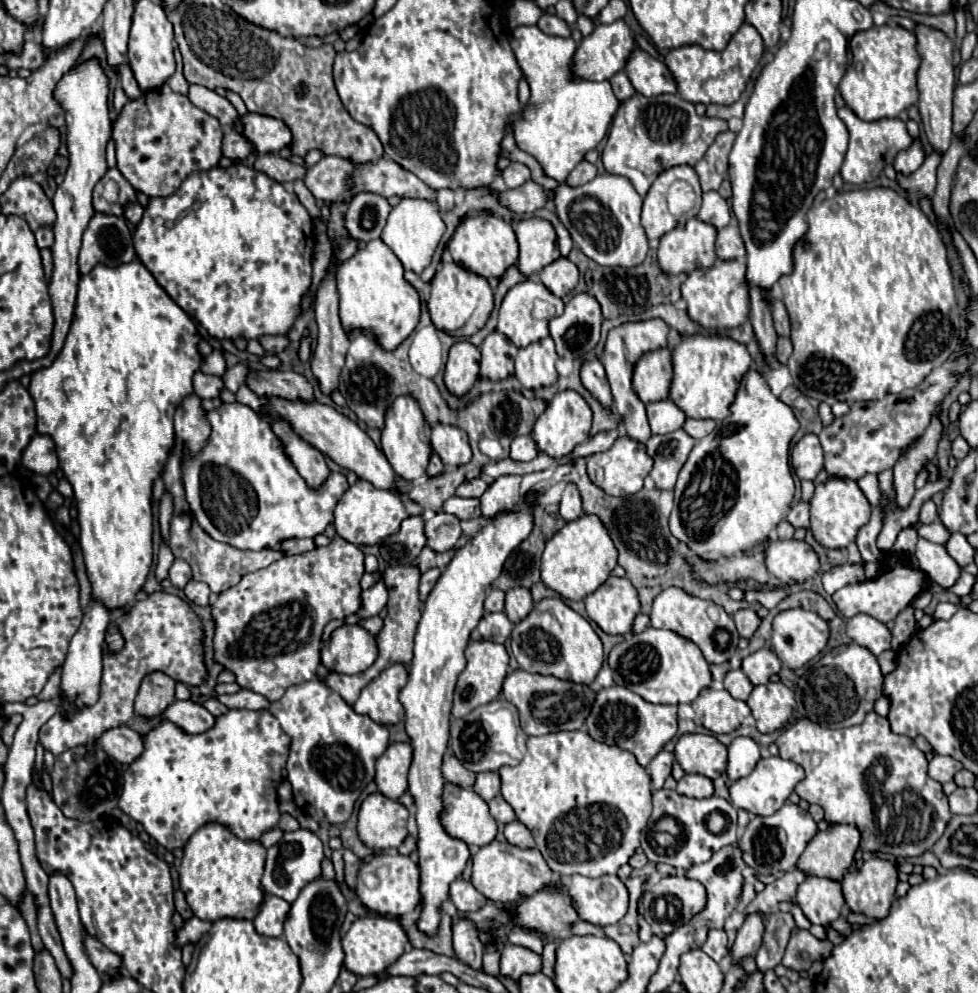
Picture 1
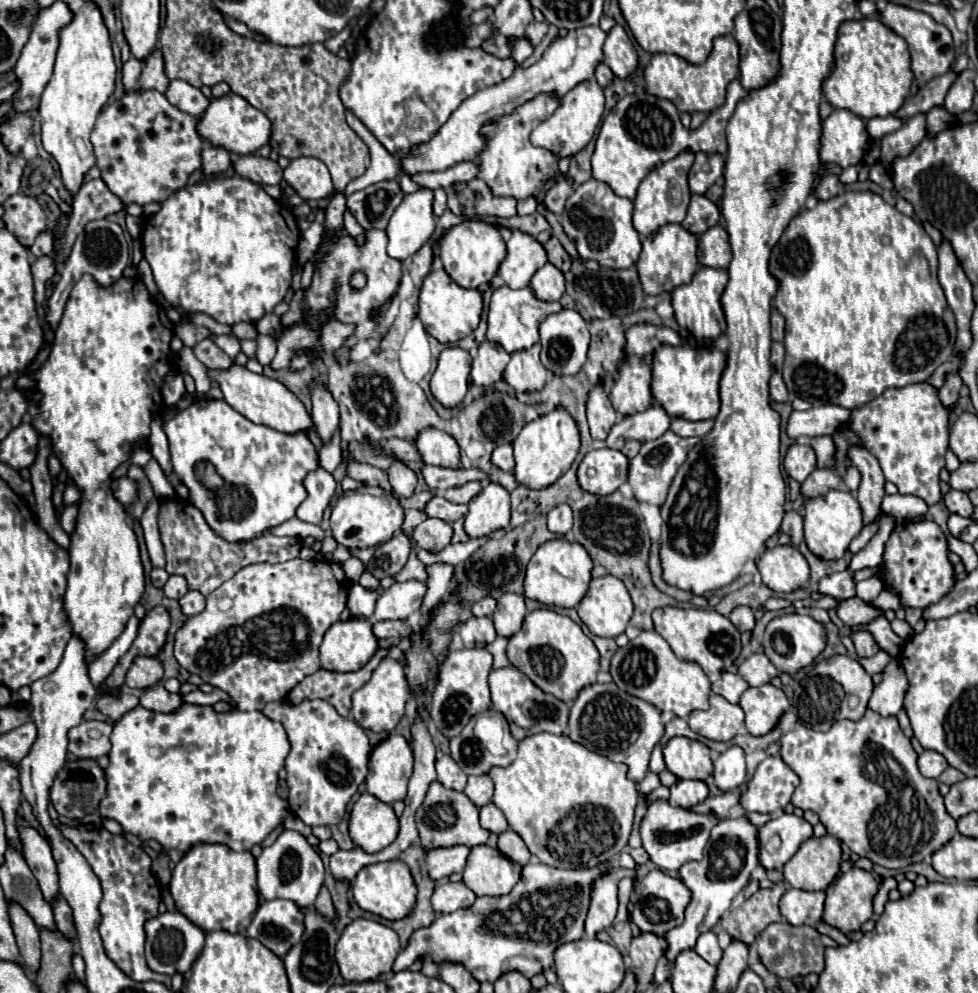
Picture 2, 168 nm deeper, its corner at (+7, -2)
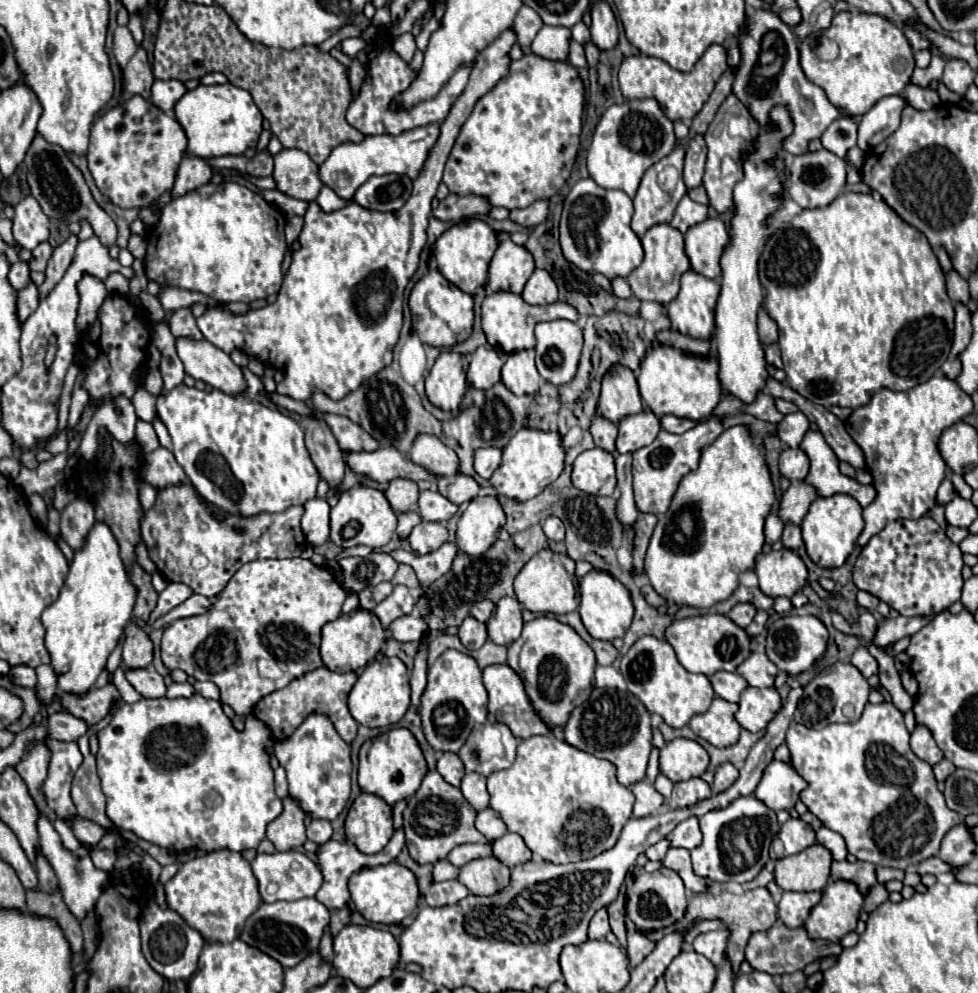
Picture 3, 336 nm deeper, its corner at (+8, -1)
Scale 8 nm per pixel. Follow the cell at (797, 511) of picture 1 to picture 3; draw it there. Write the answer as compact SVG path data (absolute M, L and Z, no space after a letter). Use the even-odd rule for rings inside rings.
M785 525L783 529L783 537L781 537L783 545L791 551L797 551L801 545L803 545L803 539L801 539L801 529L797 525Z

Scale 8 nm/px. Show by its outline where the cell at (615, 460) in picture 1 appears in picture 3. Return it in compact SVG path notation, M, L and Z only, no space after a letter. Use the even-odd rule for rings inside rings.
M599 447L583 451L573 463L571 481L589 495L611 495L617 485L615 457Z

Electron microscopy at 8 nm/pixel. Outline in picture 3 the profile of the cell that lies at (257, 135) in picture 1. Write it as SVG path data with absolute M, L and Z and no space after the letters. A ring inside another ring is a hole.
M231 83L225 85L199 85L193 91L187 91L175 103L175 119L187 135L187 153L211 159L223 155L241 155L245 149L255 147L261 135L261 111L253 103L251 95Z

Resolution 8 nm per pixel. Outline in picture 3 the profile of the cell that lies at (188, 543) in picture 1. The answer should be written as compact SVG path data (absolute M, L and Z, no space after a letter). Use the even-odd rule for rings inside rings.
M181 483L181 485L169 485L159 489L155 505L145 513L145 519L141 523L141 537L143 543L147 545L151 561L157 565L157 571L167 579L167 581L179 581L185 583L193 589L193 593L205 595L209 599L215 599L227 581L233 577L233 573L255 559L285 559L285 557L299 557L301 551L305 549L305 535L301 531L301 515L303 515L303 505L289 507L283 513L263 513L255 517L241 517L241 515L229 515L225 513L223 519L219 519L221 511L215 505L209 505L193 487L191 483ZM203 557L203 567L195 567L195 559Z

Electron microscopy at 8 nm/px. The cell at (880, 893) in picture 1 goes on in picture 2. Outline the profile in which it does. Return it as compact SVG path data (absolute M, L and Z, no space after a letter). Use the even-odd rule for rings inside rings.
M854 866L826 888L822 920L836 926L844 934L860 930L856 926L864 924L872 916L872 900L878 888L880 880L874 878L872 872Z

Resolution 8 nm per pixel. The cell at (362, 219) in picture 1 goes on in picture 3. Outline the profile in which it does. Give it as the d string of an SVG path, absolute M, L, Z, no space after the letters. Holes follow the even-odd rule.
M407 175L371 177L355 193L355 203L377 211L399 211L411 197L411 179Z

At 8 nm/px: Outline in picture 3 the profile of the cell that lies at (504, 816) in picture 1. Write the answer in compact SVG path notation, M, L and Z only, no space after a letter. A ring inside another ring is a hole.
M491 807L483 809L477 813L477 819L475 819L475 827L485 835L485 839L489 841L495 841L499 837L503 837L507 833L507 827L505 823L501 821L499 813L495 813Z

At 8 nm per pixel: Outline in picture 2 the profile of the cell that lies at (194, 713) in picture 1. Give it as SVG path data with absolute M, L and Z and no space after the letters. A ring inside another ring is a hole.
M156 684L154 688L148 688L140 694L140 706L154 710L154 712L176 712L184 704L180 694L168 692L162 684Z

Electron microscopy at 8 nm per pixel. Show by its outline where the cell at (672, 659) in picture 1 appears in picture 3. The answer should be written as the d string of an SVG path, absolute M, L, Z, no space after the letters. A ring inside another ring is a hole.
M641 637L621 659L621 675L627 681L627 689L641 699L649 713L657 713L669 727L683 727L693 715L705 713L715 697L715 691L705 675L689 673L677 661L673 647L657 637Z

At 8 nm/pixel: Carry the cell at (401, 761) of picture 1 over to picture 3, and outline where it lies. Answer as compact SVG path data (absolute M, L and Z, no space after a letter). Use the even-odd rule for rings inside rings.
M405 727L389 729L387 733L365 741L359 751L359 775L357 775L359 787L365 793L381 797L389 805L395 805L397 801L411 797L419 789L425 773L427 773L427 761L423 757L423 751L413 733Z

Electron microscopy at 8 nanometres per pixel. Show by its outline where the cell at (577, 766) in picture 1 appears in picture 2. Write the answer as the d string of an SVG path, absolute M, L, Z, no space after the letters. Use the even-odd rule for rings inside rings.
M532 734L518 744L516 760L506 768L492 768L490 778L496 786L494 804L504 812L510 828L522 836L528 850L538 856L540 862L576 870L594 868L618 856L630 838L634 826L634 810L638 804L638 788L634 780L628 780L628 766L612 762L582 744L576 744L570 736L554 734Z

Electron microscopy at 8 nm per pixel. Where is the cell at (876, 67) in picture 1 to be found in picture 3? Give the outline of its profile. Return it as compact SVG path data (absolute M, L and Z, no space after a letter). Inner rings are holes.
M855 9L835 13L831 27L827 27L827 31L815 31L815 35L807 35L807 39L799 39L797 45L799 45L801 69L807 75L807 79L819 85L827 93L827 99L839 109L841 115L849 115L849 117L859 117L867 113L879 99L887 95L903 93L915 69L913 49L905 33L889 19L883 19L881 15L867 15Z

